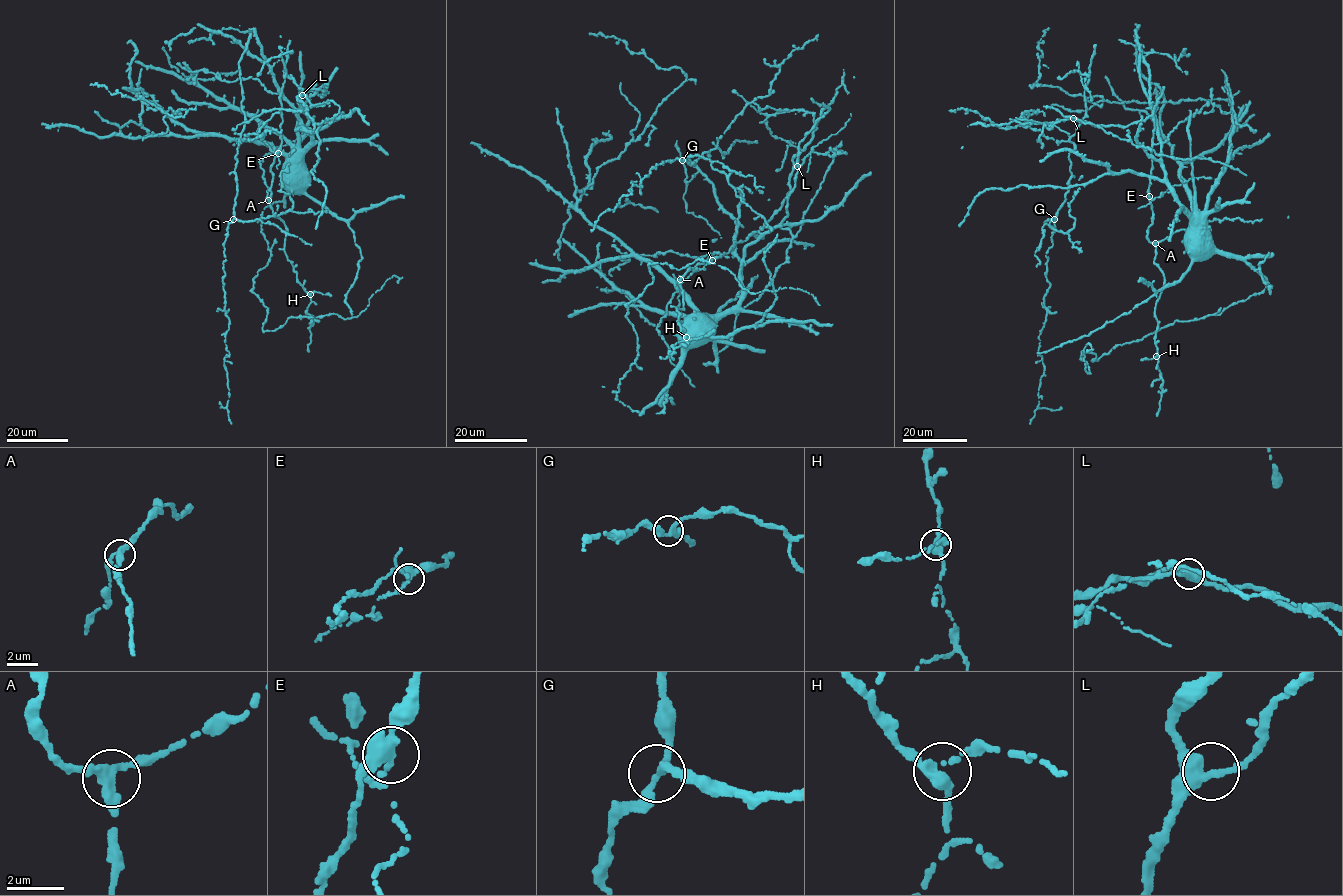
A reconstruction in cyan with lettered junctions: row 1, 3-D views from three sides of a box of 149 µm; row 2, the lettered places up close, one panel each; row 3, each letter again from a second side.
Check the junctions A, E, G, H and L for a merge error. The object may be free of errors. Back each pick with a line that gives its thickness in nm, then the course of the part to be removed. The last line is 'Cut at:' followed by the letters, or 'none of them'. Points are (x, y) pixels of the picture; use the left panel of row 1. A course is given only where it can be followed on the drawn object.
E: 320 nm thick; foreign part runs (278, 153), (276, 156), (257, 131), (260, 122)
Cut at: E

